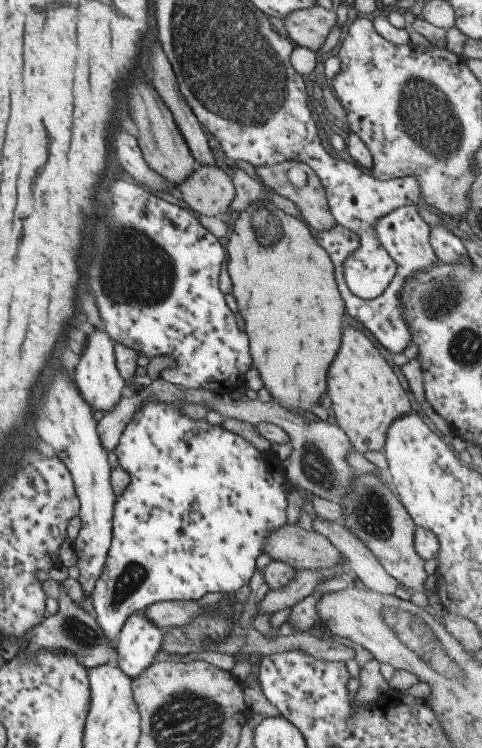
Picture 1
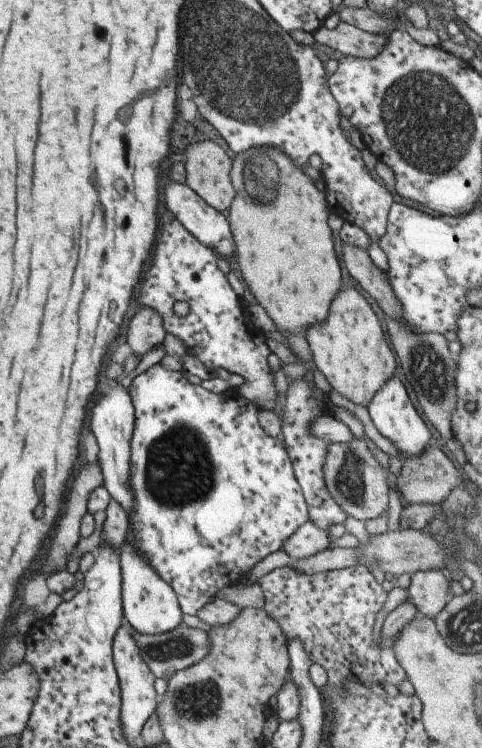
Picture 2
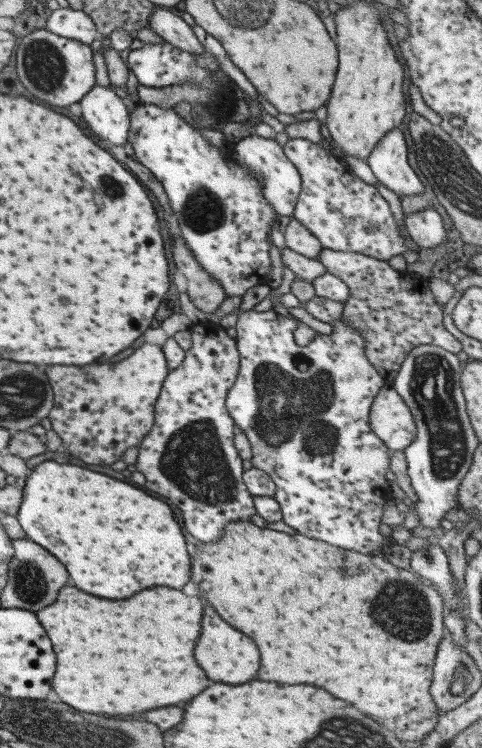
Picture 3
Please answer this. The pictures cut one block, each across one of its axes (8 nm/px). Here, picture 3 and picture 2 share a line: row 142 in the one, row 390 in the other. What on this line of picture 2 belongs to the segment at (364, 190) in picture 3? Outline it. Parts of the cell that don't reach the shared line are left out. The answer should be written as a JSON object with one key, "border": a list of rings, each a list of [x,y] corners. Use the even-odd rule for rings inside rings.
{"border":[[[303,377],[293,379],[287,385],[282,403],[282,429],[279,438],[284,443],[292,464],[295,480],[300,486],[306,502],[308,520],[317,528],[327,532],[329,526],[333,526],[335,523],[341,524],[348,517],[348,514],[332,499],[324,483],[322,466],[329,443],[323,442],[313,433],[310,433],[311,423],[321,416],[323,406],[320,406],[312,393],[310,384]]]}

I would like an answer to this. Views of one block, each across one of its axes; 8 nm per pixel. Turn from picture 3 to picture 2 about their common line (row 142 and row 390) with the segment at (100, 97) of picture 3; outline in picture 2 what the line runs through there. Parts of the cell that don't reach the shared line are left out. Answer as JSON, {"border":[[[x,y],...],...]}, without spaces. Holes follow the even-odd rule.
{"border":[[[117,384],[109,390],[97,404],[91,408],[90,430],[95,437],[99,449],[97,464],[102,474],[102,486],[107,490],[111,499],[129,515],[134,506],[134,494],[128,485],[130,474],[130,438],[134,427],[134,408],[128,395],[121,385]]]}

